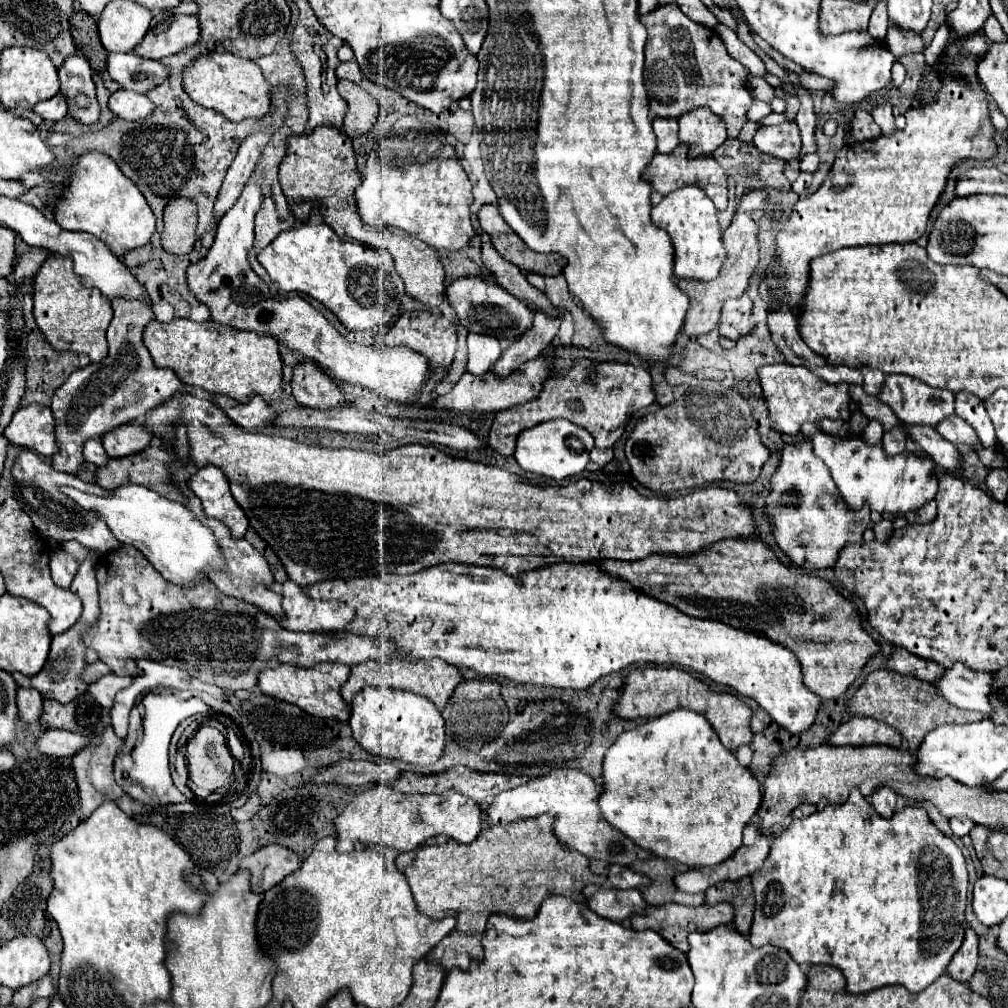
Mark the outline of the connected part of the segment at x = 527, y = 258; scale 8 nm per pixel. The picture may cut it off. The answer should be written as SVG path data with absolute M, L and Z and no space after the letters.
M483 205L477 213L481 229L491 237L493 247L509 263L517 265L521 271L539 271L537 253L531 251L521 237L503 221L497 205Z

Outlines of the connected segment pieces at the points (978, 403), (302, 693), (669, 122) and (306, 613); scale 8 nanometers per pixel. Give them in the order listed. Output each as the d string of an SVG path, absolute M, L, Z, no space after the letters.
M967 391L955 393L955 415L963 417L975 429L983 447L989 447L989 449L995 447L993 423L991 423L989 415L985 411L985 405L979 397L975 397Z
M283 663L277 669L265 669L259 675L259 689L265 695L293 703L293 705L301 707L305 713L311 713L315 717L347 723L351 709L341 697L341 685L347 681L349 671L351 669L341 663L321 663L321 665L309 667L309 669L301 669L301 667L293 667L293 665Z
M655 117L653 129L657 135L657 151L659 153L671 153L679 145L677 137L677 119L675 117Z
M273 583L271 591L283 597L285 619L277 619L289 631L339 631L355 617L355 611L341 601L315 601L293 583Z

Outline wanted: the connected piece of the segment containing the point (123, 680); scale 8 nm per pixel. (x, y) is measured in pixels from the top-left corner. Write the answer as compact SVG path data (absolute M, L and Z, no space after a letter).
M109 673L109 675L99 677L95 683L91 683L89 689L87 689L87 693L89 693L99 705L111 709L115 695L117 695L121 689L125 689L131 681L133 681L133 677L119 677L119 675Z

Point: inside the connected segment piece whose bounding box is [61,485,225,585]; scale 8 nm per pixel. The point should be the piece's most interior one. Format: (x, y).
(180, 547)

